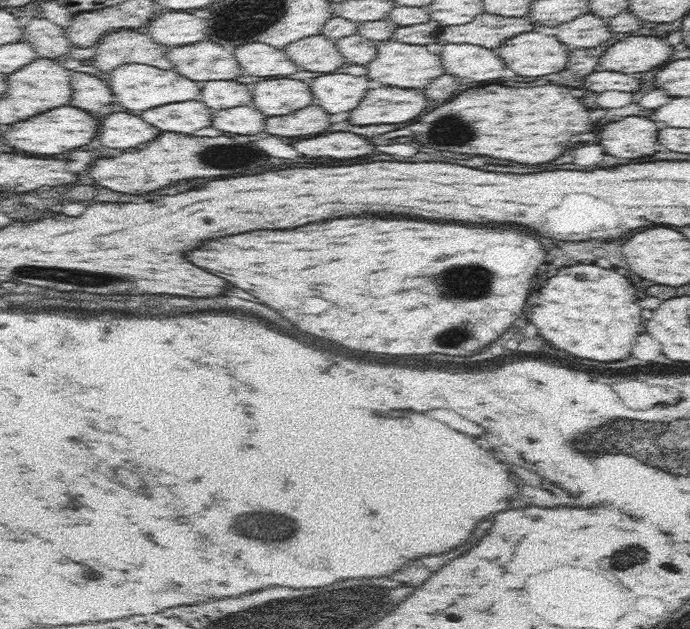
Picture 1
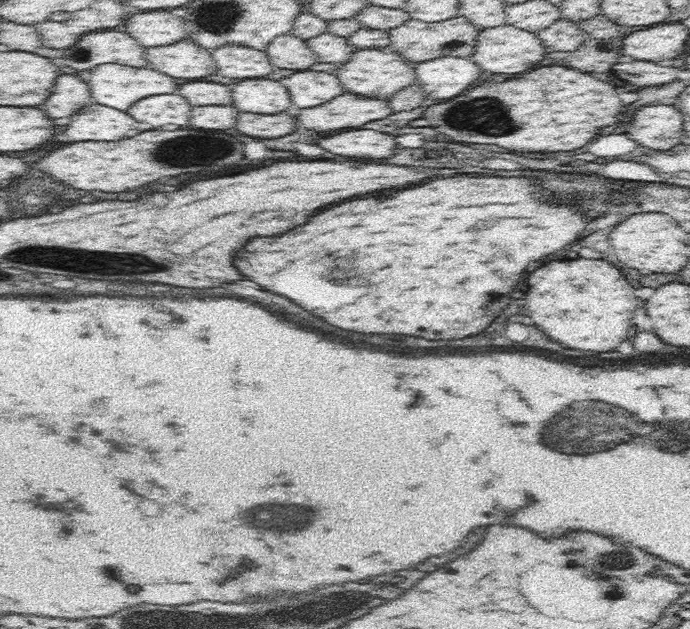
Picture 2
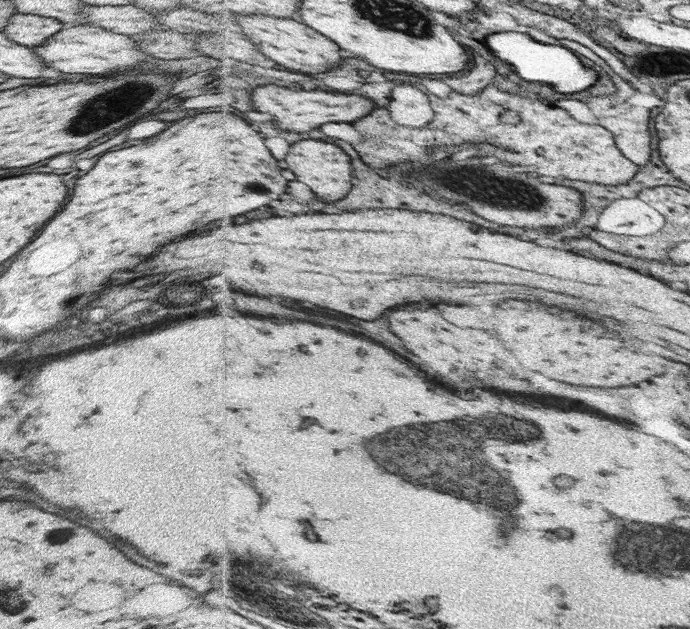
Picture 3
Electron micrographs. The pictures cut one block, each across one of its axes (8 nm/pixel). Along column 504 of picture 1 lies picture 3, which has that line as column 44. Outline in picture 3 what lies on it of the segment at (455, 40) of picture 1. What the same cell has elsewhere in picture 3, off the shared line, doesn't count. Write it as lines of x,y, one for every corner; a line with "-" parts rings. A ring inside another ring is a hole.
14,13
3,31
10,40
22,46
35,47
64,27
64,24
55,18

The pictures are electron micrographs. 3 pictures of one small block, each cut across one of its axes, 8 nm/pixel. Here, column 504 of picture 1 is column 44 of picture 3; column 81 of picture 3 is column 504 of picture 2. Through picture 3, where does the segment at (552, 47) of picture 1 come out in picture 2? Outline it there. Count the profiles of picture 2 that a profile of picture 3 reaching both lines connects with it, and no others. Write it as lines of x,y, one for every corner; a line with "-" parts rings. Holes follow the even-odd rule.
504,24
480,31
472,58
485,73
486,70
490,70
496,74
518,74
518,72
530,71
530,68
534,68
546,53
546,45
537,33

